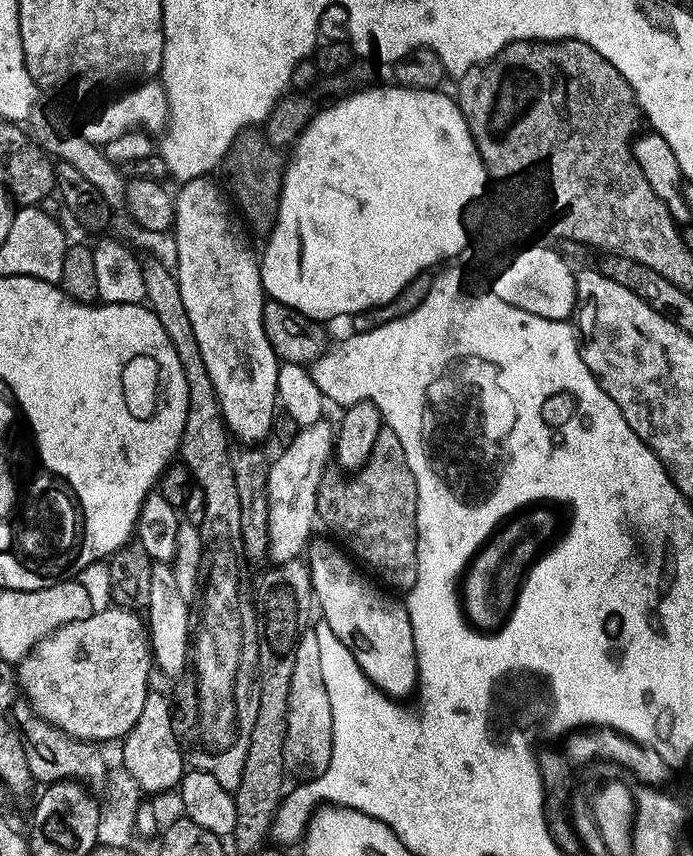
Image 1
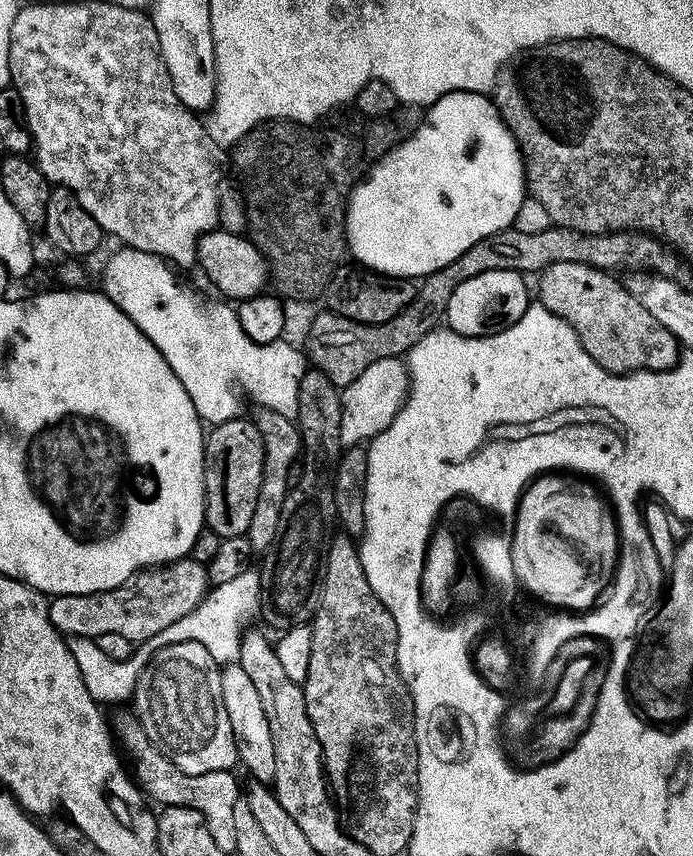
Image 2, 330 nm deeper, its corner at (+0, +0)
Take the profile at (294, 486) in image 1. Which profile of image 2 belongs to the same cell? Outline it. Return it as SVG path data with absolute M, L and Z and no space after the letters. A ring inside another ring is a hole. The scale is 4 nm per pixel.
M391 356L370 362L370 366L366 366L362 374L340 392L339 443L356 446L377 436L396 416L407 392L408 370L403 359Z

